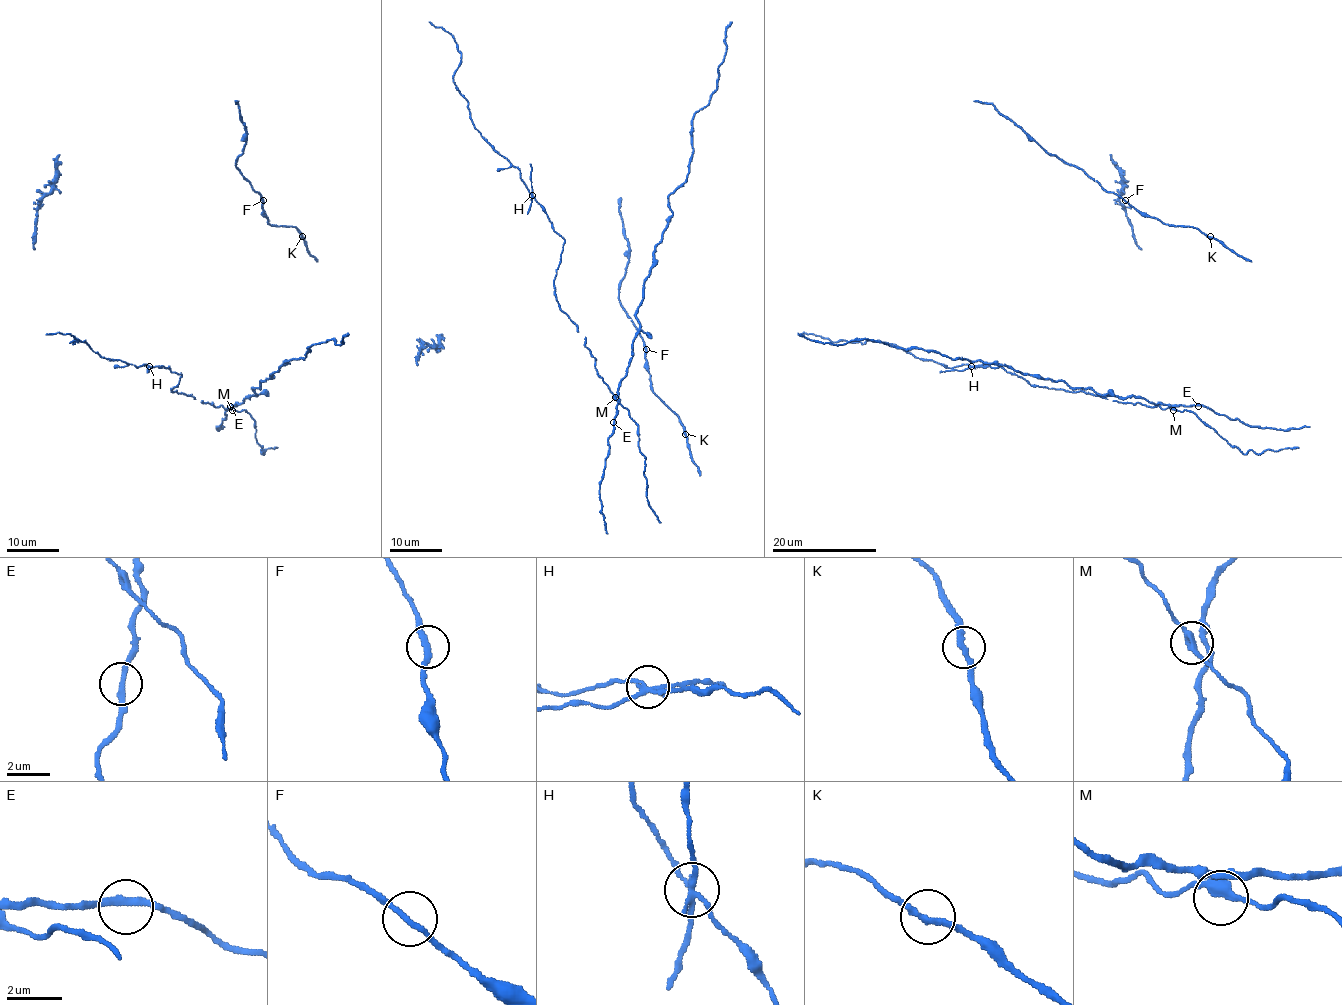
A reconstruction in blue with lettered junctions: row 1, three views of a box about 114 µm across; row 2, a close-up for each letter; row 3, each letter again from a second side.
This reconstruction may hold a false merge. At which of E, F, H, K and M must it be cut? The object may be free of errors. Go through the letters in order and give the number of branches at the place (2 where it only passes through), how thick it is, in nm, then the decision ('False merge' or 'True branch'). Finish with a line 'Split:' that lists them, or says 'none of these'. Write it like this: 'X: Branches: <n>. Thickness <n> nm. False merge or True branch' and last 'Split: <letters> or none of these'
E: Branches: 2. Thickness 260 nm. True branch
F: Branches: 2. Thickness 240 nm. True branch
H: Branches: 4. Thickness 200 nm. False merge
K: Branches: 2. Thickness 240 nm. True branch
M: Branches: 4. Thickness 280 nm. True branch
Split: H

